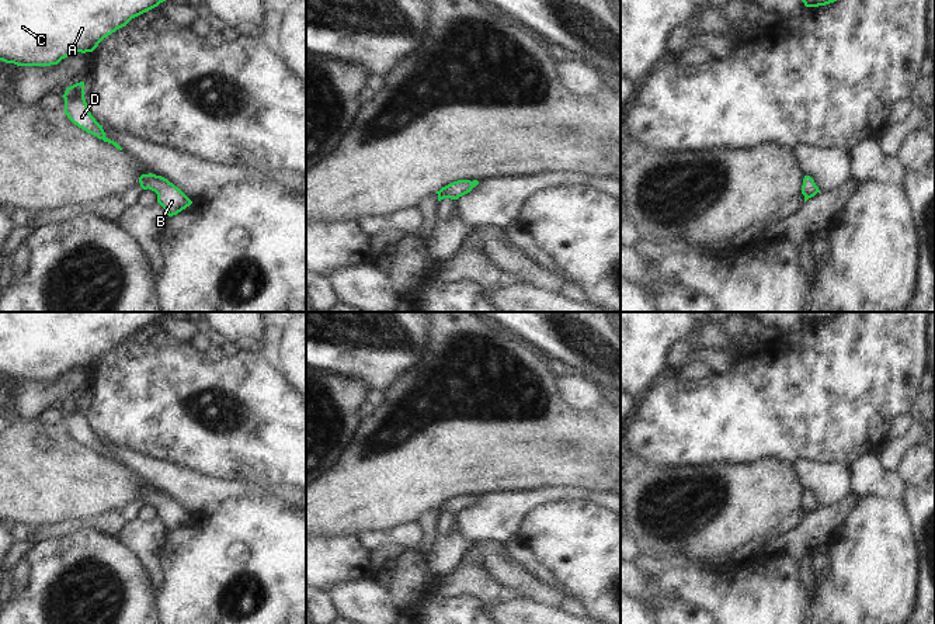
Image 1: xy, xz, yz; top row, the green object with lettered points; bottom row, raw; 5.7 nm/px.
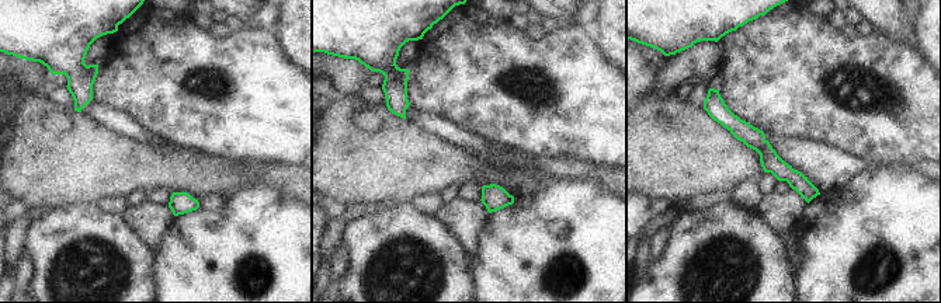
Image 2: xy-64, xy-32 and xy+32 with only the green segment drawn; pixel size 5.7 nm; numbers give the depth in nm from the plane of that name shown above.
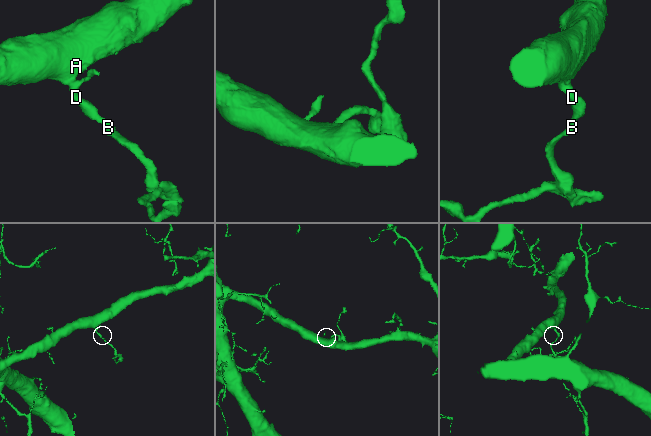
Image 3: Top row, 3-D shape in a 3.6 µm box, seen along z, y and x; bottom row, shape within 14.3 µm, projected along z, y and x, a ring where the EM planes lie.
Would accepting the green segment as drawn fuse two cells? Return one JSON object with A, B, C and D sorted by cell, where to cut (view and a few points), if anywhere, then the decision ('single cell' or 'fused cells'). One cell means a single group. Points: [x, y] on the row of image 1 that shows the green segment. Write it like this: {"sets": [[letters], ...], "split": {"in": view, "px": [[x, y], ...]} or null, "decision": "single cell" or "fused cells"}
{"sets": [["A", "B", "C", "D"]], "split": null, "decision": "single cell"}

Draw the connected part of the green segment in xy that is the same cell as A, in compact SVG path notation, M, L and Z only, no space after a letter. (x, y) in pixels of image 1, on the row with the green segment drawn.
M0 0L0 60L17 66L51 66L58 65L62 59L74 52L93 52L104 38L125 27L132 18L157 7L163 1L166 0Z

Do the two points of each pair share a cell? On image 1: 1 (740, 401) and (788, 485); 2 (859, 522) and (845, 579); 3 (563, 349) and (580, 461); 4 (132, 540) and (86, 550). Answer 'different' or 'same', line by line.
1: different
2: same
3: different
4: different

